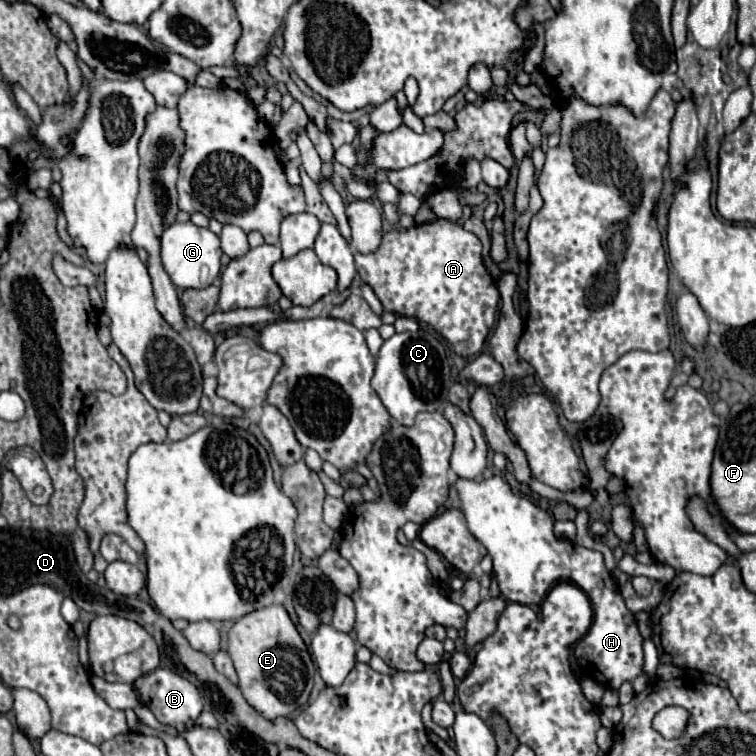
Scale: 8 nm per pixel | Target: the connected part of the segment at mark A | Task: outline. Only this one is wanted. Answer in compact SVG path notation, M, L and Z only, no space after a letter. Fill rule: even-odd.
M446 219L414 225L410 229L392 229L384 235L380 247L374 253L354 253L354 261L362 281L374 289L376 297L380 299L386 311L416 317L432 325L454 347L460 357L474 357L480 353L486 335L496 321L500 293L496 281L482 263L482 243L474 233Z

